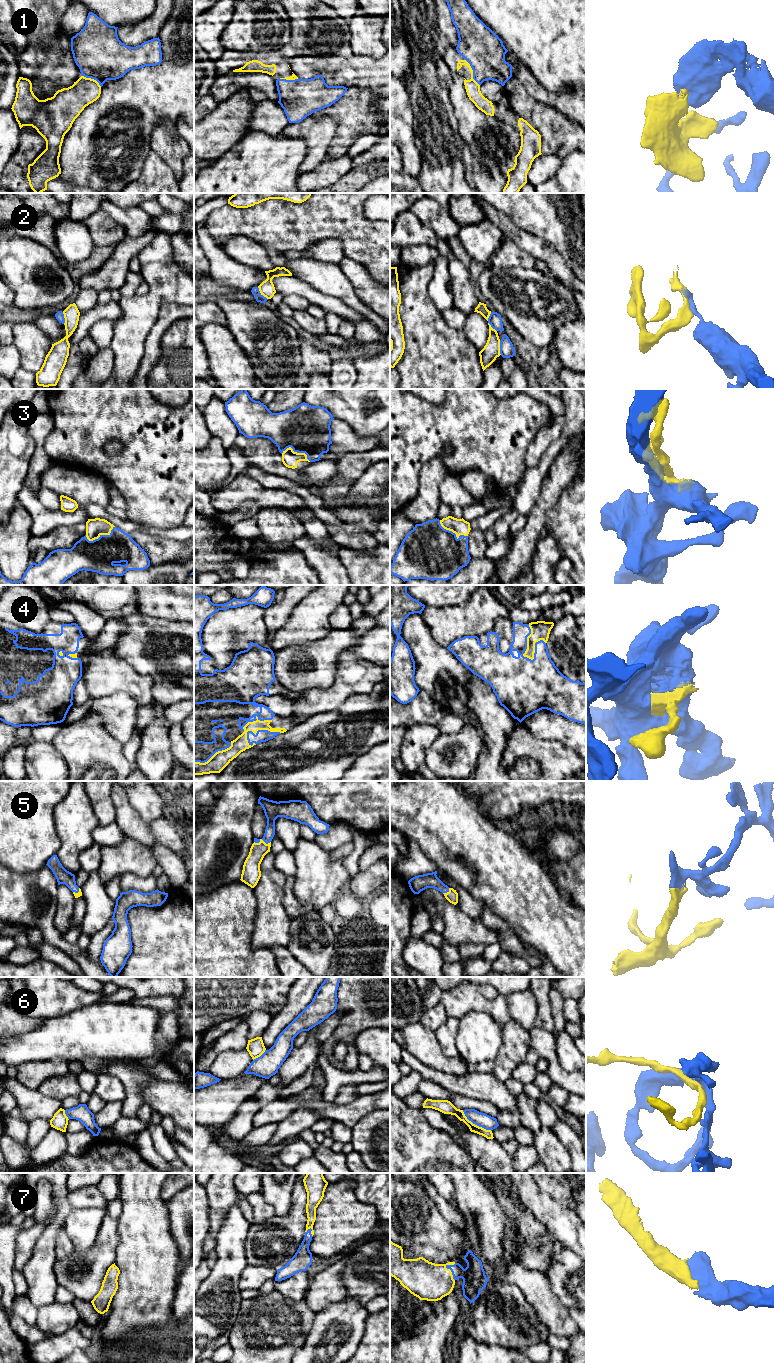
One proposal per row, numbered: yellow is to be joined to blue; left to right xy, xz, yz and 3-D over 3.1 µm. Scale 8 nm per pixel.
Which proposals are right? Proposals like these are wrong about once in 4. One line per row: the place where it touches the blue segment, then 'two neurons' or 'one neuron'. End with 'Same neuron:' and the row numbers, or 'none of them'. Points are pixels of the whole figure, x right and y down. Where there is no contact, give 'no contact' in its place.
1: yz (473, 72) | one neuron
2: yz (500, 347) | two neurons
3: xy (100, 535) | one neuron
4: yz (526, 644) | one neuron
5: xz (262, 839) | one neuron
6: yz (475, 1124) | one neuron
7: yz (451, 1271) | one neuron
Same neuron: 1, 3, 4, 5, 6, 7

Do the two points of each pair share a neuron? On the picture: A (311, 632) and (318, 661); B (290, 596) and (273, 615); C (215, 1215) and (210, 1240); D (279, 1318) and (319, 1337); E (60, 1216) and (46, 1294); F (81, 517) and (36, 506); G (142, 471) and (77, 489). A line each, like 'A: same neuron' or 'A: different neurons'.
A: different neurons
B: same neuron
C: different neurons
D: different neurons
E: same neuron
F: same neuron
G: different neurons

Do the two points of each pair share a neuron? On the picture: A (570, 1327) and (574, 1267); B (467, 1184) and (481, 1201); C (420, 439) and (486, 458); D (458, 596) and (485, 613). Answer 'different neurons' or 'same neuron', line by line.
A: different neurons
B: same neuron
C: same neuron
D: different neurons

